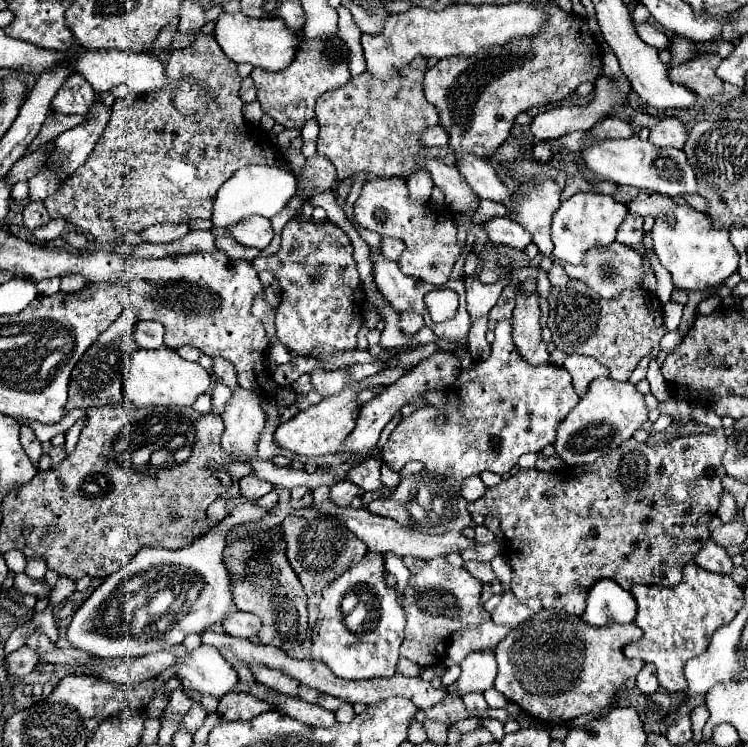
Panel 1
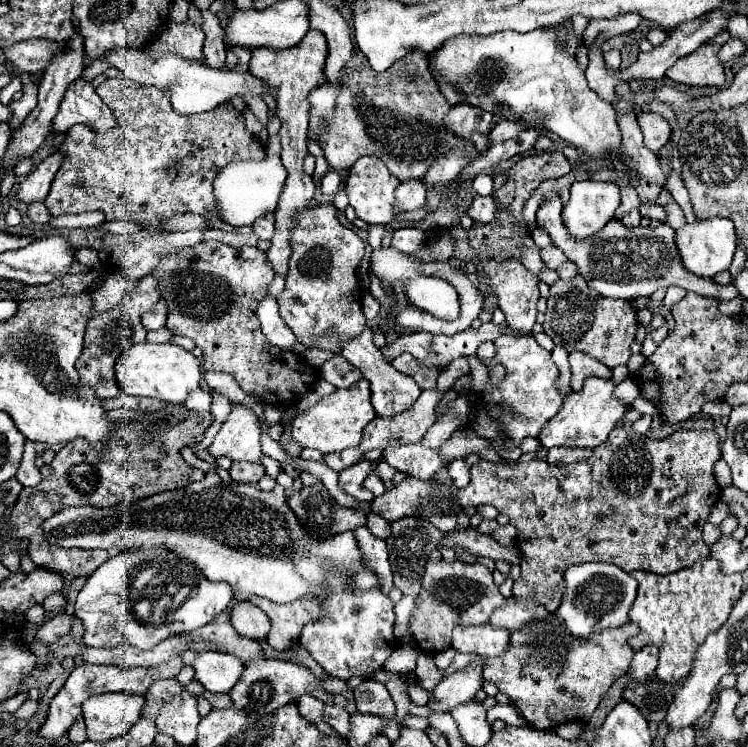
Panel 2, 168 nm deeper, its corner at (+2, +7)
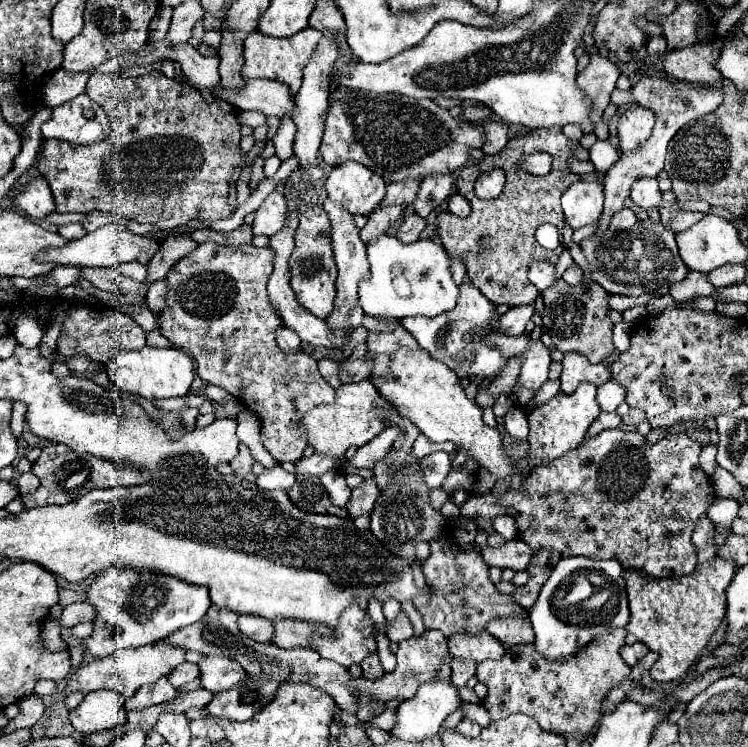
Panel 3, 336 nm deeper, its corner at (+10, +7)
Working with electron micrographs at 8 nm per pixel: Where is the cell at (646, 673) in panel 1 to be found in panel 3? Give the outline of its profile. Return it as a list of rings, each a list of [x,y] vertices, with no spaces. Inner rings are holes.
[[[633,643],[633,645],[625,645],[623,649],[621,649],[621,657],[623,657],[623,661],[629,665],[629,667],[633,667],[643,655],[647,655],[647,647],[645,647],[645,643]]]

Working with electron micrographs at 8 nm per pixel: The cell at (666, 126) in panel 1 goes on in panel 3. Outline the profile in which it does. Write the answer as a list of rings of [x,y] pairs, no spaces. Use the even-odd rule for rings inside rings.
[[[639,105],[627,107],[621,113],[619,127],[617,127],[621,151],[629,153],[629,151],[637,149],[639,145],[643,145],[649,139],[653,125],[655,125],[653,111],[649,111],[645,107],[639,107]]]

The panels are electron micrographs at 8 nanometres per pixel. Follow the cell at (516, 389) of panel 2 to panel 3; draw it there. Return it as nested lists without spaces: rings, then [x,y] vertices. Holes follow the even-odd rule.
[[[529,339],[529,347],[521,355],[521,371],[519,371],[517,385],[537,391],[549,379],[547,377],[549,363],[551,363],[549,349],[541,341]]]

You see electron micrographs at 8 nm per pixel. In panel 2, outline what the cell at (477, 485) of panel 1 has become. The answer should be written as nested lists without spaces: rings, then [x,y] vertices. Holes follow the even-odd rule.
[[[455,459],[447,465],[449,477],[453,479],[455,487],[465,487],[465,483],[469,483],[469,465],[463,459]]]

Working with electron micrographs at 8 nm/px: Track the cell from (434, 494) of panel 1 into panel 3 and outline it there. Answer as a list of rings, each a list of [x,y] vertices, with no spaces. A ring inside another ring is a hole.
[[[369,479],[365,481],[361,487],[353,489],[353,495],[351,495],[351,501],[347,505],[349,509],[349,515],[355,519],[359,515],[365,515],[365,513],[371,513],[375,509],[375,501],[379,499],[379,489],[375,487],[375,481]]]

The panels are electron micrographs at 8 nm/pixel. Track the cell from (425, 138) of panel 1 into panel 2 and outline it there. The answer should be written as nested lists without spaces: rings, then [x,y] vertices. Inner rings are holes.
[[[459,103],[457,107],[451,107],[451,111],[445,115],[445,125],[457,133],[459,137],[471,137],[479,153],[485,153],[487,147],[487,137],[493,127],[491,123],[493,115],[489,111],[483,111],[479,107],[473,107],[469,103]]]

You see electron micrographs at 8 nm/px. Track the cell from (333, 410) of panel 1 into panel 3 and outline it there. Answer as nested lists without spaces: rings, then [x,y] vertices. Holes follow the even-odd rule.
[[[371,381],[349,383],[349,385],[341,385],[335,391],[335,403],[313,407],[309,413],[303,415],[299,425],[305,429],[307,443],[317,453],[343,457],[351,445],[363,447],[385,429],[385,421],[381,421],[377,415],[381,405],[385,405],[385,399],[379,395],[379,391],[373,387]]]

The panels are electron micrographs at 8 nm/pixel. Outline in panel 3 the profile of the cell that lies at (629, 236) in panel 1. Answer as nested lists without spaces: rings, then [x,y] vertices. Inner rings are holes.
[[[621,209],[621,211],[617,211],[617,215],[613,215],[613,219],[609,223],[609,229],[621,231],[621,229],[633,227],[635,223],[637,223],[637,217],[633,215],[633,211],[631,209]]]

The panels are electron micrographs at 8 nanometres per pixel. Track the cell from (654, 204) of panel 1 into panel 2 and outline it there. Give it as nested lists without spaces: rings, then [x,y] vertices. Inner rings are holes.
[[[671,201],[669,205],[665,205],[665,209],[667,209],[667,223],[669,223],[673,229],[679,229],[679,227],[685,225],[685,215],[683,215],[681,207],[679,207],[675,201]]]

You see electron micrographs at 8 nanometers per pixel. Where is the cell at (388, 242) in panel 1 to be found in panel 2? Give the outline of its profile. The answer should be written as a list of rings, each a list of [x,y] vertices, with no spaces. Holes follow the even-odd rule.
[[[403,227],[403,229],[397,229],[393,233],[393,241],[391,241],[393,247],[397,247],[399,251],[405,251],[409,255],[415,255],[423,245],[425,245],[425,233],[421,229],[415,229],[415,227]]]

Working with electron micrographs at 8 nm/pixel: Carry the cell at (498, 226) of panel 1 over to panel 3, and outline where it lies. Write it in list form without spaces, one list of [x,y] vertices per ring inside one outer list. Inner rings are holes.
[[[455,193],[455,195],[449,197],[447,203],[449,203],[449,211],[451,211],[453,215],[457,215],[457,217],[469,217],[471,205],[469,205],[469,201],[467,201],[463,195]]]

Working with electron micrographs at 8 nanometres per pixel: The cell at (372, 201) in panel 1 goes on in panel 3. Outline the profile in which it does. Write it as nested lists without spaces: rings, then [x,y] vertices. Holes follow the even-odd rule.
[[[347,161],[333,167],[325,181],[329,199],[339,201],[351,215],[367,217],[383,201],[387,183],[373,169]]]

